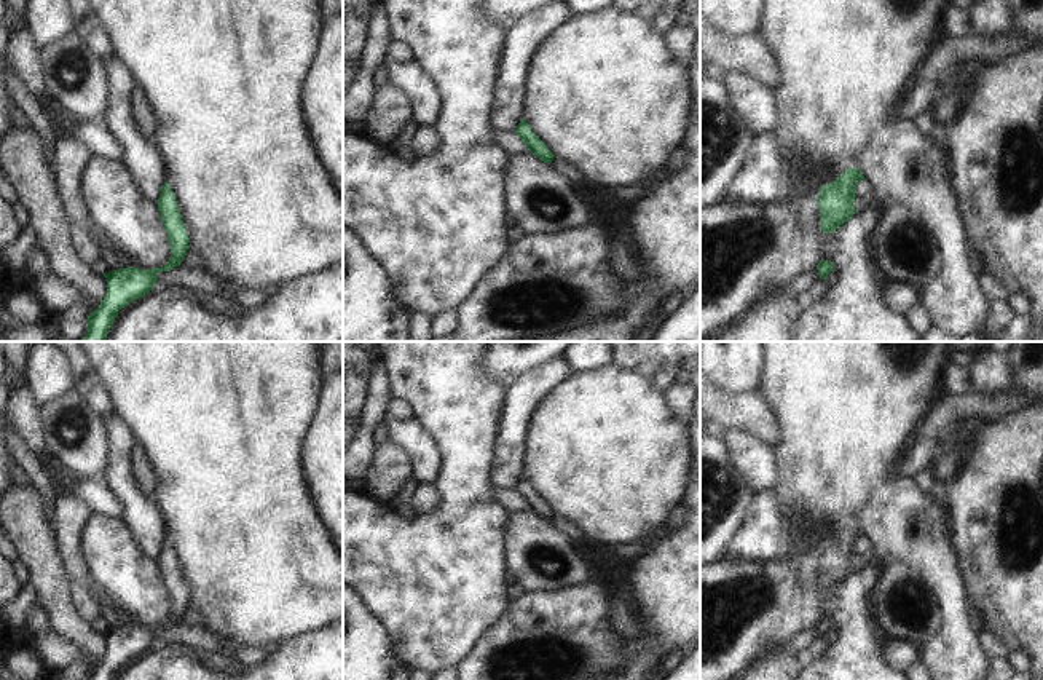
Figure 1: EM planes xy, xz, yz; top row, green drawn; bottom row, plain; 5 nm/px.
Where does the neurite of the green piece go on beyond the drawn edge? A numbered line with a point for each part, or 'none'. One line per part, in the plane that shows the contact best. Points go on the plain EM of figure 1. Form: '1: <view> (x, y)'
none

